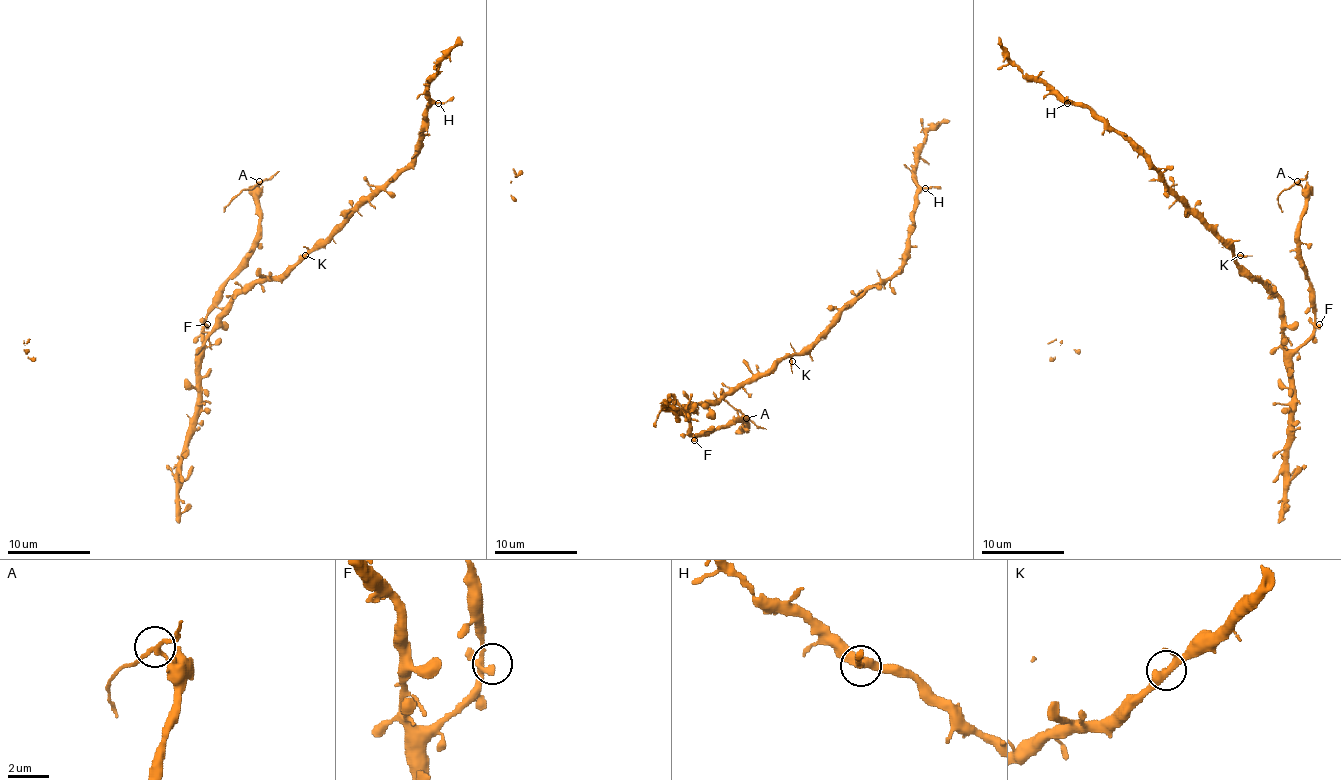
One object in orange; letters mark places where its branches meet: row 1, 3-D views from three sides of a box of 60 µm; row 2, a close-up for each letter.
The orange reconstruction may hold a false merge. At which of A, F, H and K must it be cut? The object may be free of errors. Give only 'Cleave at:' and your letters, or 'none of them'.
Cleave at: A

